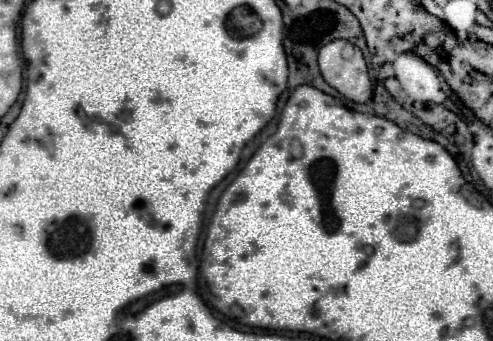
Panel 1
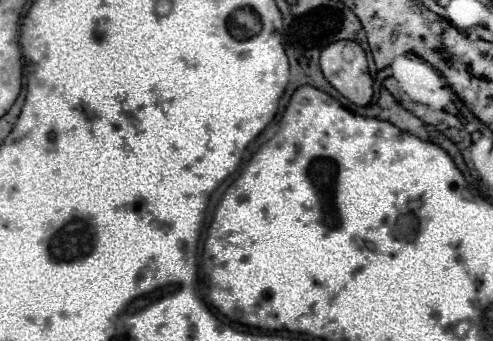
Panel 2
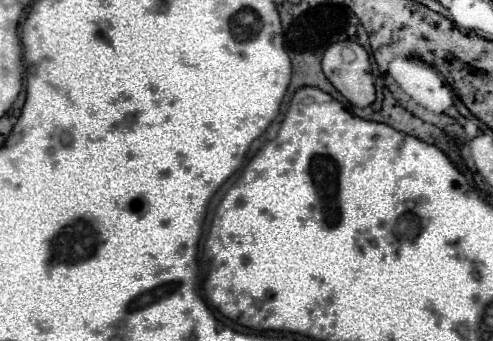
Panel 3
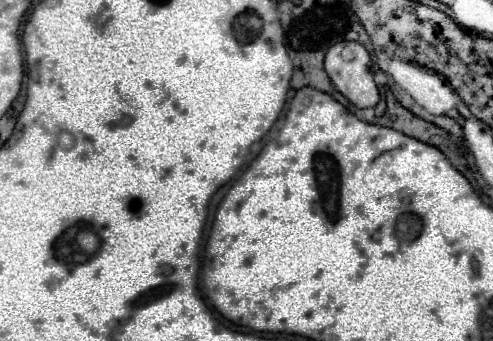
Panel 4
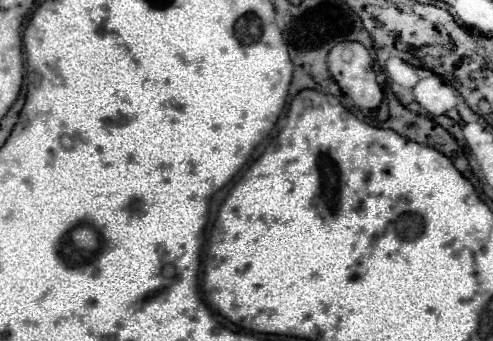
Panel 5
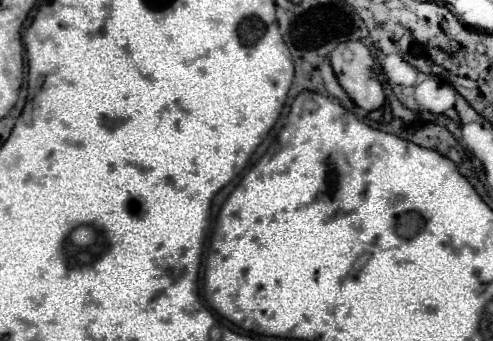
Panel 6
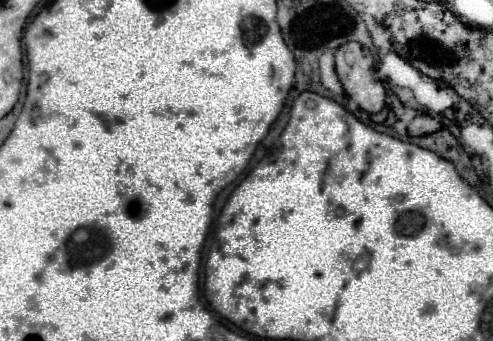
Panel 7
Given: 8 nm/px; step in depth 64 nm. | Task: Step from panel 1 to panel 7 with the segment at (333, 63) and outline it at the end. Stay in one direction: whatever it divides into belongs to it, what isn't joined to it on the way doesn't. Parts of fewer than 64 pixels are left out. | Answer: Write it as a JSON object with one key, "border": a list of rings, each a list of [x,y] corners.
{"border":[[[360,42],[342,44],[336,50],[336,74],[346,94],[366,112],[374,114],[384,108],[386,90],[374,74],[374,58]]]}

